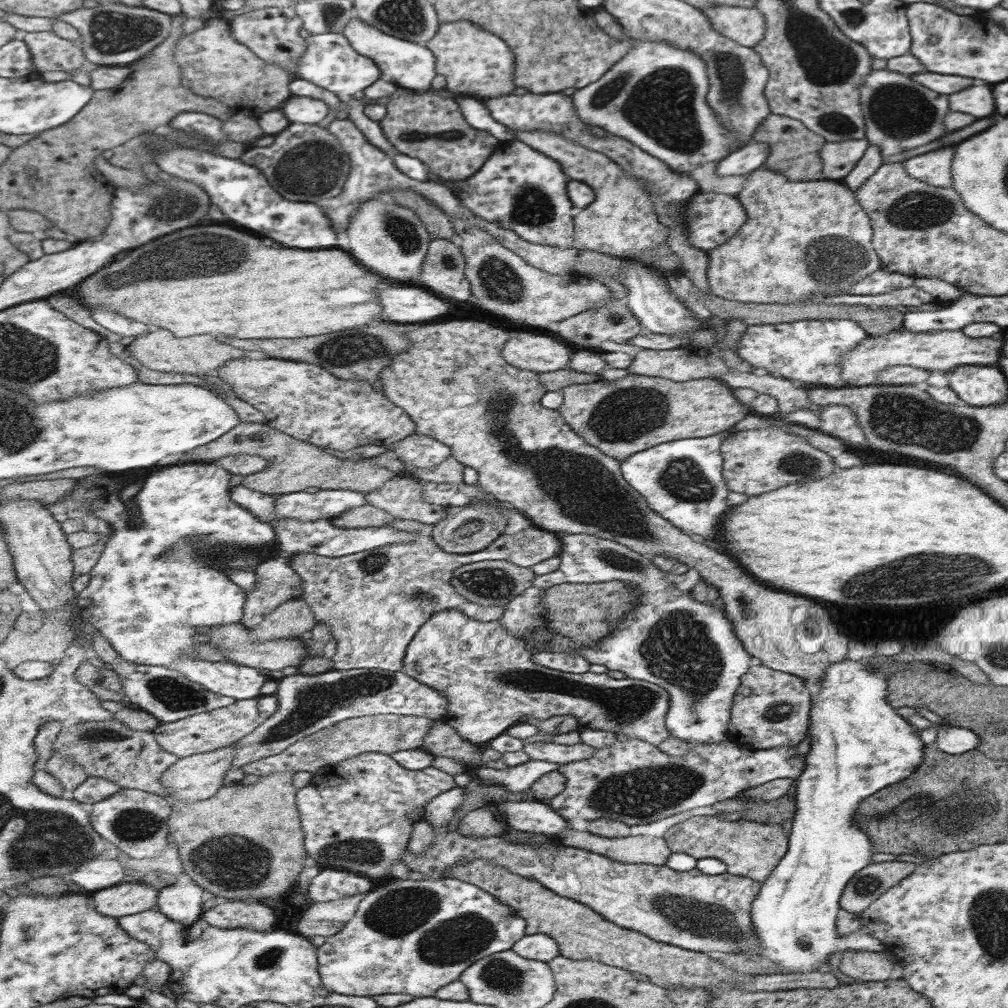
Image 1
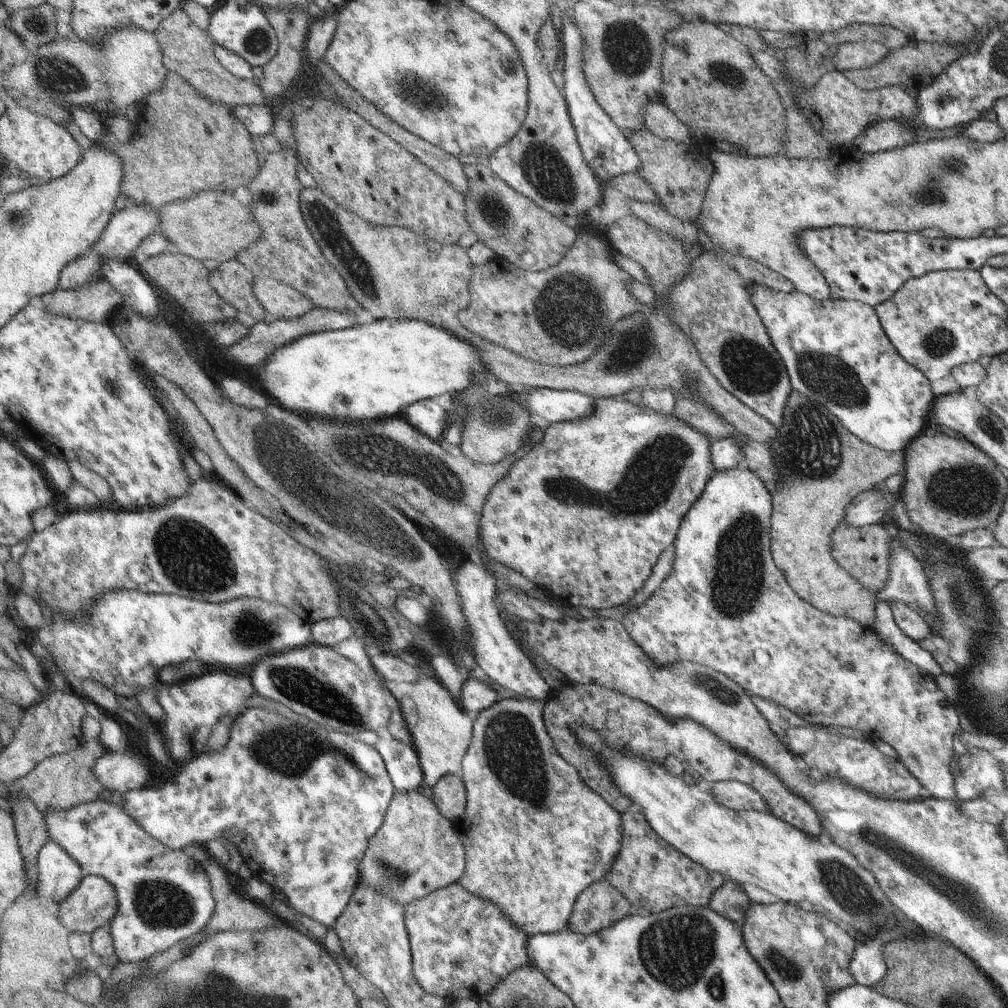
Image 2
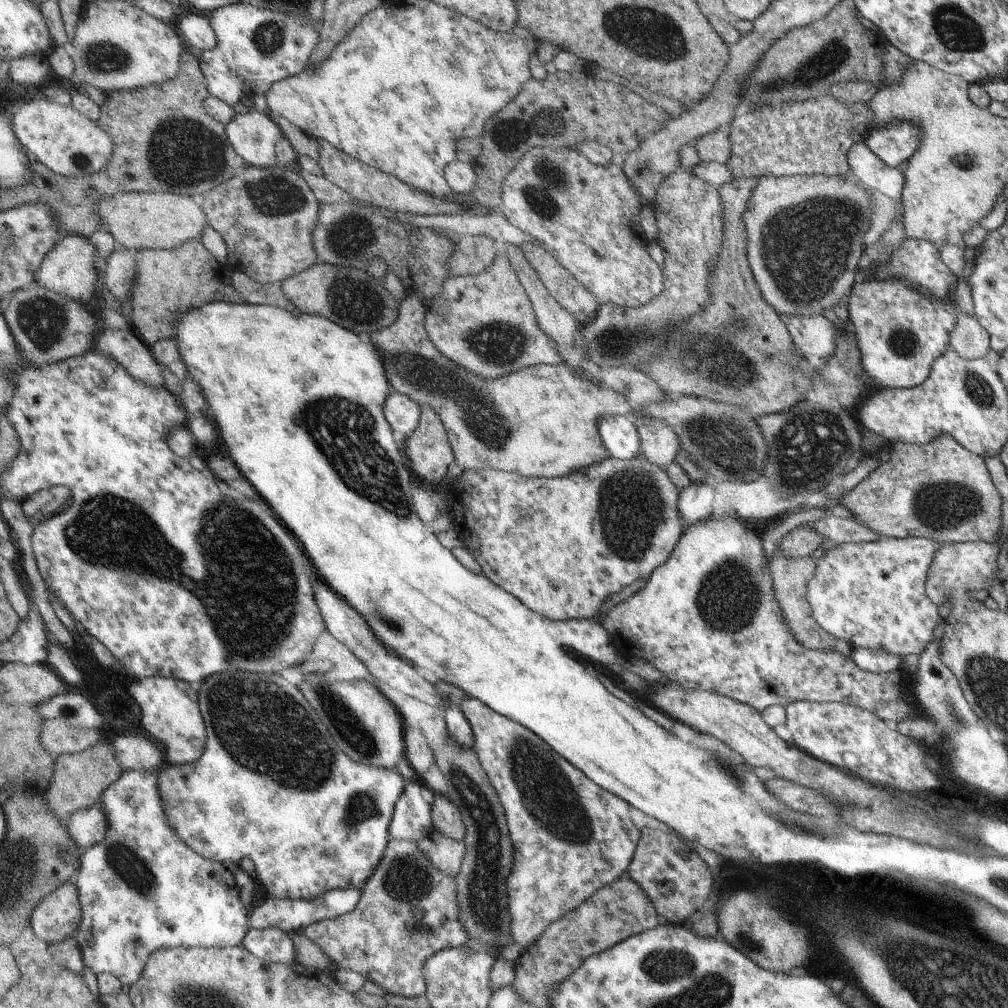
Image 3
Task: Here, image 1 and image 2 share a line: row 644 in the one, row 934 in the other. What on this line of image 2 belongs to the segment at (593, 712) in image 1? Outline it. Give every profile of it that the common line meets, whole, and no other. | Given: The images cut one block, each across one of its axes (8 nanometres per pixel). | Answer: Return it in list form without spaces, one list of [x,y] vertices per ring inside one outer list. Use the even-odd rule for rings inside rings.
[[[459,882],[448,884],[420,899],[405,905],[404,927],[409,928],[408,936],[413,936],[412,971],[416,980],[421,980],[429,994],[446,996],[451,1000],[461,996],[467,990],[473,994],[473,1000],[483,1000],[493,987],[516,968],[529,964],[527,955],[527,934],[514,927],[505,913],[493,902],[470,893]]]

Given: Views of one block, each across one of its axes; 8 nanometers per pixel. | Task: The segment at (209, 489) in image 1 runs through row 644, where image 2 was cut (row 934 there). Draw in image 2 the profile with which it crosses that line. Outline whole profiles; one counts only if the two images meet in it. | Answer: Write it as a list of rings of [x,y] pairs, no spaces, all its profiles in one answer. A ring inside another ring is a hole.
[[[104,797],[80,802],[66,811],[47,809],[46,806],[44,817],[50,840],[61,845],[81,865],[85,874],[105,877],[116,886],[120,906],[111,922],[111,928],[118,960],[147,961],[153,955],[203,932],[216,912],[216,897],[210,891],[211,882],[202,872],[199,862],[157,840],[124,807],[119,808],[109,803],[108,797]]]

